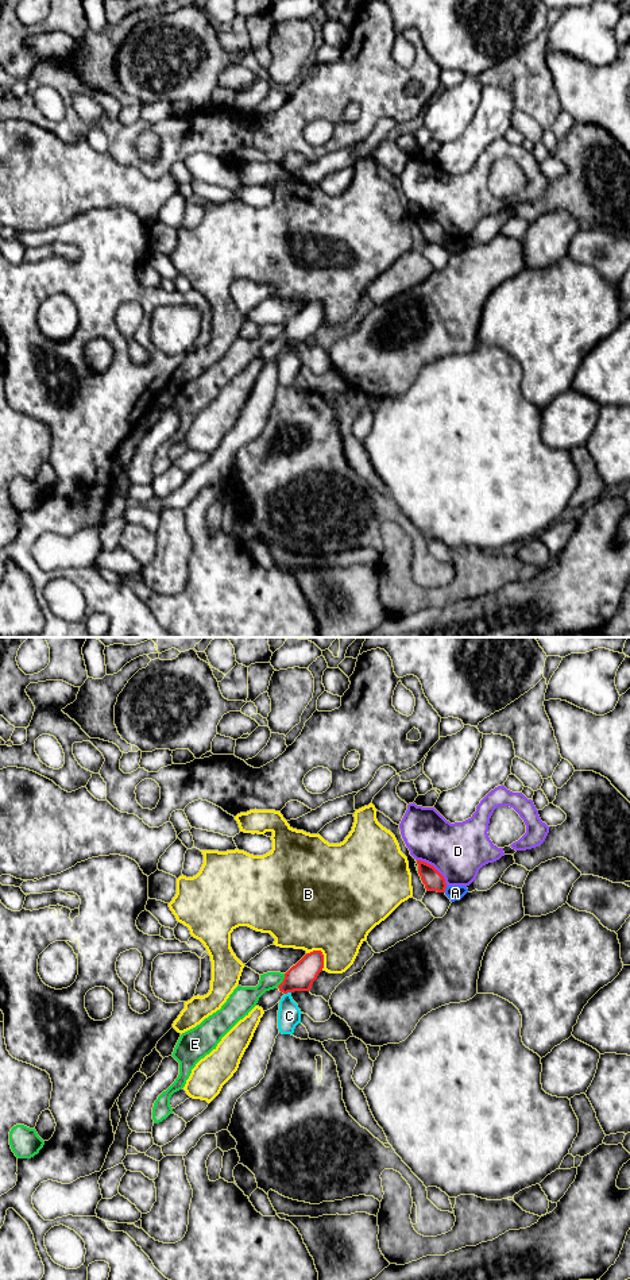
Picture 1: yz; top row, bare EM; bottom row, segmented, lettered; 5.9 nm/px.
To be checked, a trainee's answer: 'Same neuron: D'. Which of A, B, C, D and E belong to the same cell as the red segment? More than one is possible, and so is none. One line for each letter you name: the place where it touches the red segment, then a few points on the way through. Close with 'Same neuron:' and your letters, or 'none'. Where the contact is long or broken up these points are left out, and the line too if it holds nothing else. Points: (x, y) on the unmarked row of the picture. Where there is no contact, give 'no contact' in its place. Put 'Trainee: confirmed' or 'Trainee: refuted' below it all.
Same neuron: none
Trainee: refuted

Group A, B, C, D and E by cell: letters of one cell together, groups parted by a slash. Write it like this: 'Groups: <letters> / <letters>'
Groups: A / B / C / D / E

